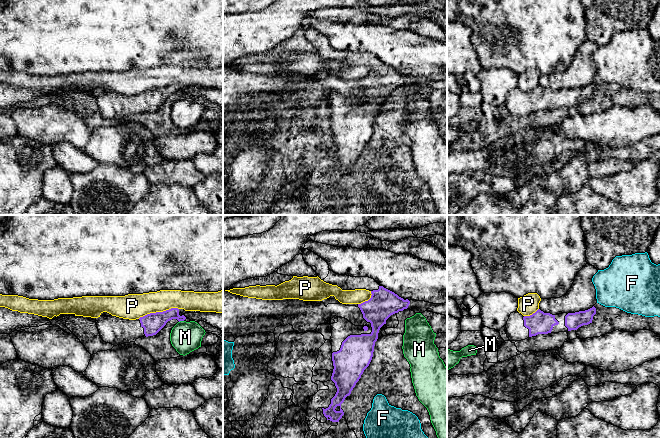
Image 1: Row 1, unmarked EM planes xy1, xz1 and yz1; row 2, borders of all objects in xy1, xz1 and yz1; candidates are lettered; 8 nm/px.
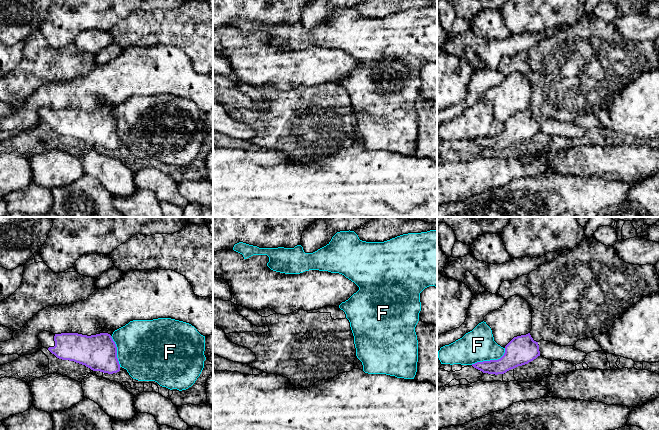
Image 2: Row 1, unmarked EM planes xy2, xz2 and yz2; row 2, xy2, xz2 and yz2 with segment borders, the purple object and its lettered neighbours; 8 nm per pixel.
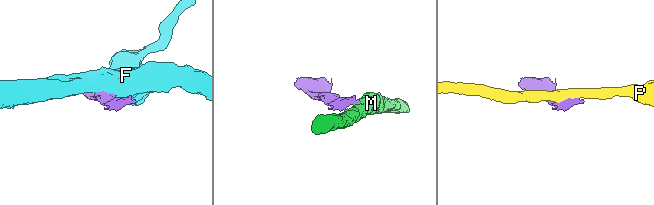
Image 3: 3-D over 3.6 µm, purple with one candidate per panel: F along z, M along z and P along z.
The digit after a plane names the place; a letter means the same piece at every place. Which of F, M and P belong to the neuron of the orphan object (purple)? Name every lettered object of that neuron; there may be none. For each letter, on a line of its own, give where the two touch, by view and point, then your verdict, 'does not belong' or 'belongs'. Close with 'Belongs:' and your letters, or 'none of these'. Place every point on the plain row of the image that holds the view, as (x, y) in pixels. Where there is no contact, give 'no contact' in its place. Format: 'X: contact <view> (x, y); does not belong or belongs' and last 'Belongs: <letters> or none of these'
F: contact yz2 (490, 136); does not belong
M: contact xy1 (181, 96); does not belong
P: contact xy1 (158, 88); does not belong
Belongs: none of these

